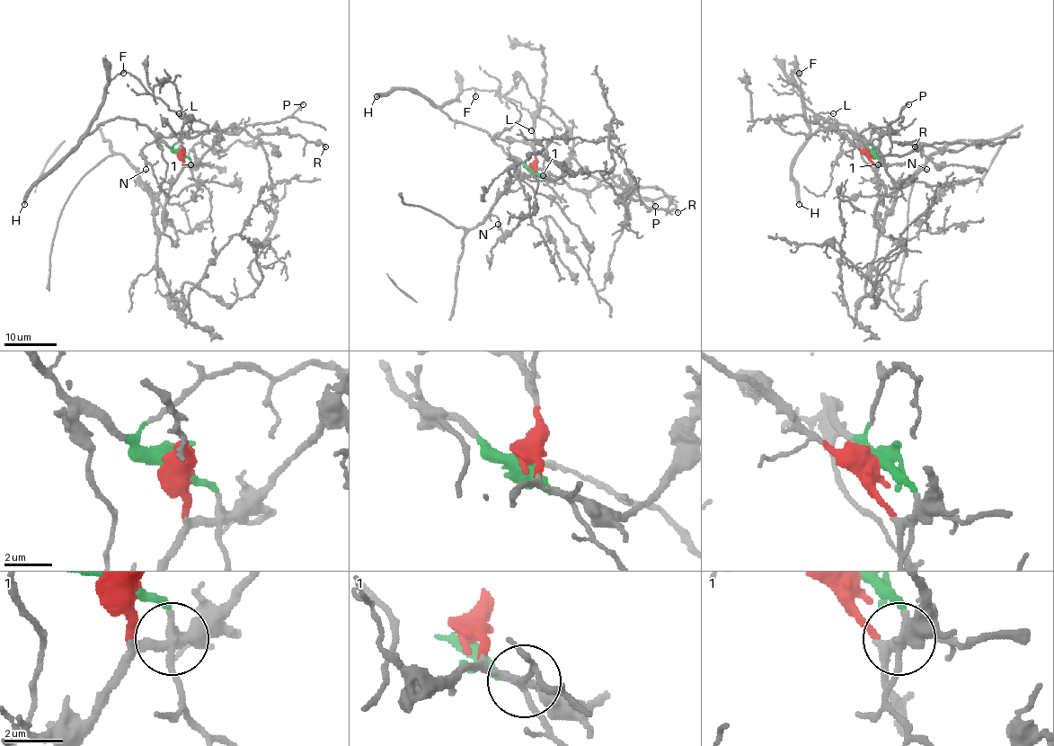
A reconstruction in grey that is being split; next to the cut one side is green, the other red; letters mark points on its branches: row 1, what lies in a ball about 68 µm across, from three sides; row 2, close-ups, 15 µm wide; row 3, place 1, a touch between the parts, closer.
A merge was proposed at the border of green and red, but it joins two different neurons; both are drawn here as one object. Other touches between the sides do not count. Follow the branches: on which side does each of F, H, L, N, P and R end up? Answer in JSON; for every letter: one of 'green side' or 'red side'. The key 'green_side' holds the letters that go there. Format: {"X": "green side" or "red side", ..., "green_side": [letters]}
{"F": "green side", "H": "green side", "L": "green side", "N": "red side", "P": "green side", "R": "red side", "green_side": ["F", "H", "L", "P"]}

